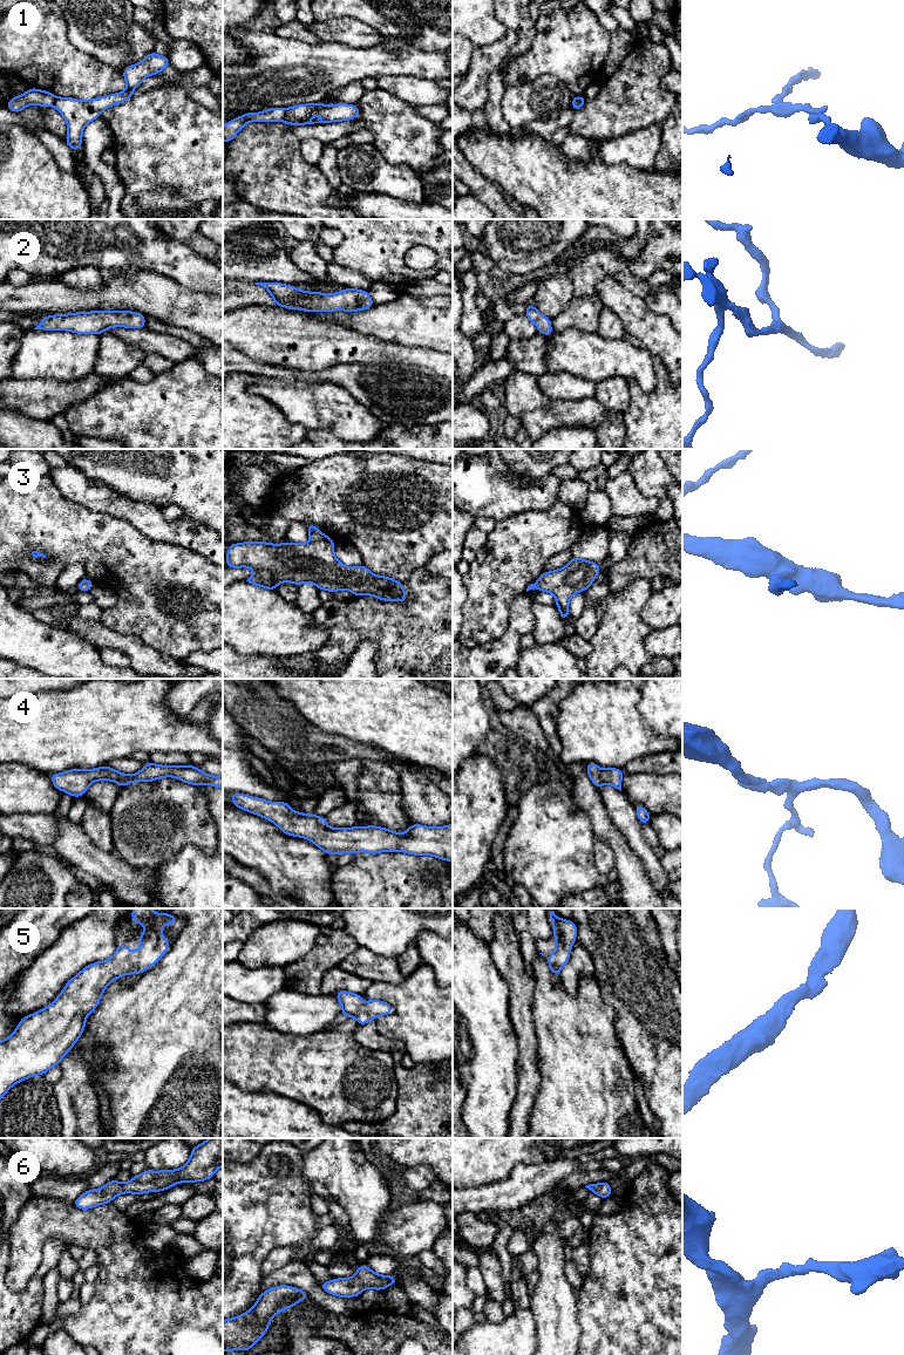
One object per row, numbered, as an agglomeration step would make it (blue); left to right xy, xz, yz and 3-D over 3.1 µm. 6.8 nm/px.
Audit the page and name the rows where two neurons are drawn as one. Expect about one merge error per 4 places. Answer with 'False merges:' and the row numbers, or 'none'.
False merges: 1

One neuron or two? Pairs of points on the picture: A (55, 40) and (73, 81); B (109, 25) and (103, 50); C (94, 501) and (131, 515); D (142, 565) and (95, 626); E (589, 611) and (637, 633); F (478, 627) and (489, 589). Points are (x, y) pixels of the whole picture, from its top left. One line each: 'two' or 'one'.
A: one
B: one
C: one
D: two
E: two
F: one

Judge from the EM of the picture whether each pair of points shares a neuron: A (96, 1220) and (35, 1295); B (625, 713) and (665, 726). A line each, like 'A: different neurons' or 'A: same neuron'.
A: different neurons
B: different neurons

